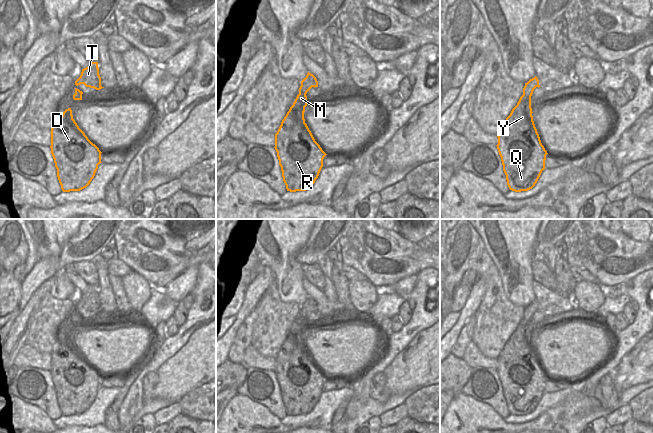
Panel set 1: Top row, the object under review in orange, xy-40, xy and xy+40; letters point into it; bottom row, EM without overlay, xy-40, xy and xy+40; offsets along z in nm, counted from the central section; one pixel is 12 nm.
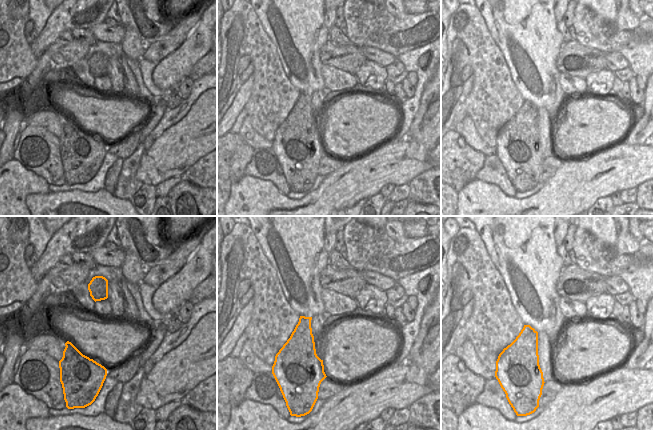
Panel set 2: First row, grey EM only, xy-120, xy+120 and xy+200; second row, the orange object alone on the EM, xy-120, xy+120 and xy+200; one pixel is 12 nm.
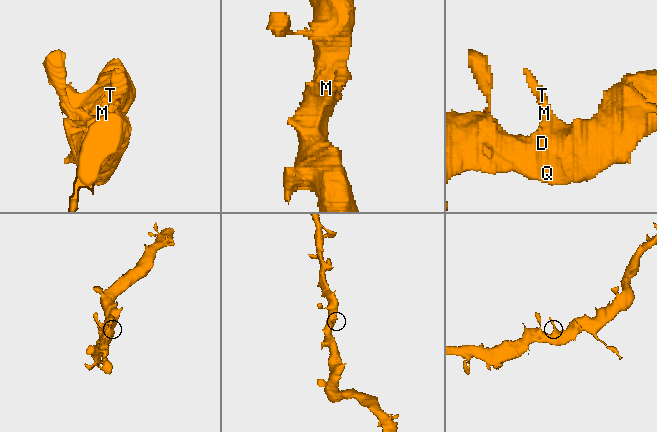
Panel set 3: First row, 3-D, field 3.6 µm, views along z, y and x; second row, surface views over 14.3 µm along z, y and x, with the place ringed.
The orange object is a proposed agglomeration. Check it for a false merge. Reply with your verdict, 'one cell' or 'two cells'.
one cell

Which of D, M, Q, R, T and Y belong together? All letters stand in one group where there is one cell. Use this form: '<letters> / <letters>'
D M Q R T Y

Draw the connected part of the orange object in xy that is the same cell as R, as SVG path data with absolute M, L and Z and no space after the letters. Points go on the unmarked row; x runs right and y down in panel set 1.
M307 297L299 318L275 358L275 374L287 415L306 415L312 411L327 379L315 365L304 343L307 316L318 311L316 301Z

